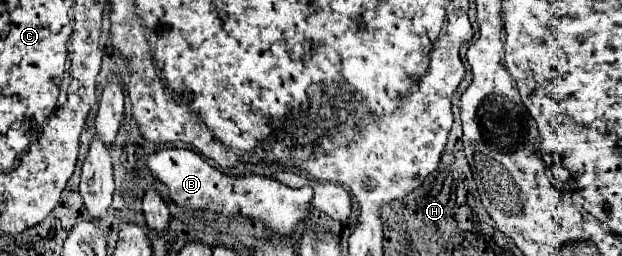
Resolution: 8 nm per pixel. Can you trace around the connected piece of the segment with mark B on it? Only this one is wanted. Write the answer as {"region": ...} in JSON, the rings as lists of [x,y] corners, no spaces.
{"region":[[[163,149],[159,153],[149,155],[147,159],[149,171],[169,187],[171,199],[189,209],[209,209],[225,215],[245,215],[251,219],[263,221],[269,229],[279,235],[291,235],[295,225],[309,215],[309,201],[313,197],[311,187],[291,189],[275,179],[243,173],[243,175],[227,175],[221,169],[209,165],[199,153],[189,149]]]}

